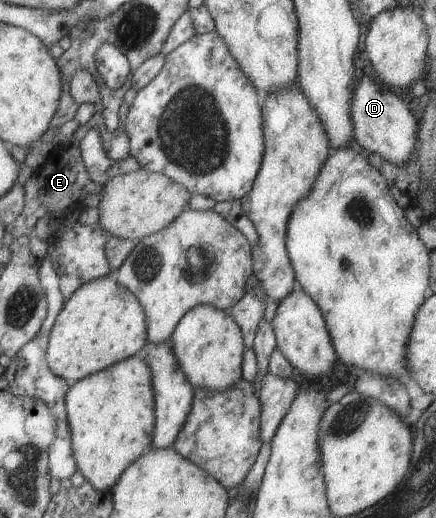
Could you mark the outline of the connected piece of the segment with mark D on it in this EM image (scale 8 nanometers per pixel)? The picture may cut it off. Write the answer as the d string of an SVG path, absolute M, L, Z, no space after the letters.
M370 72L355 84L350 107L353 137L368 152L378 153L396 166L406 164L419 138L419 122L402 98L383 86Z

